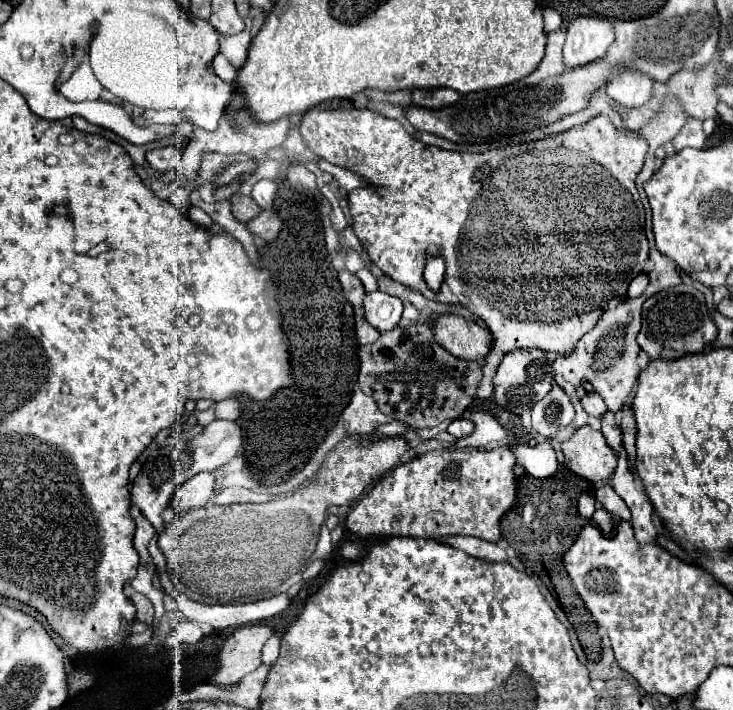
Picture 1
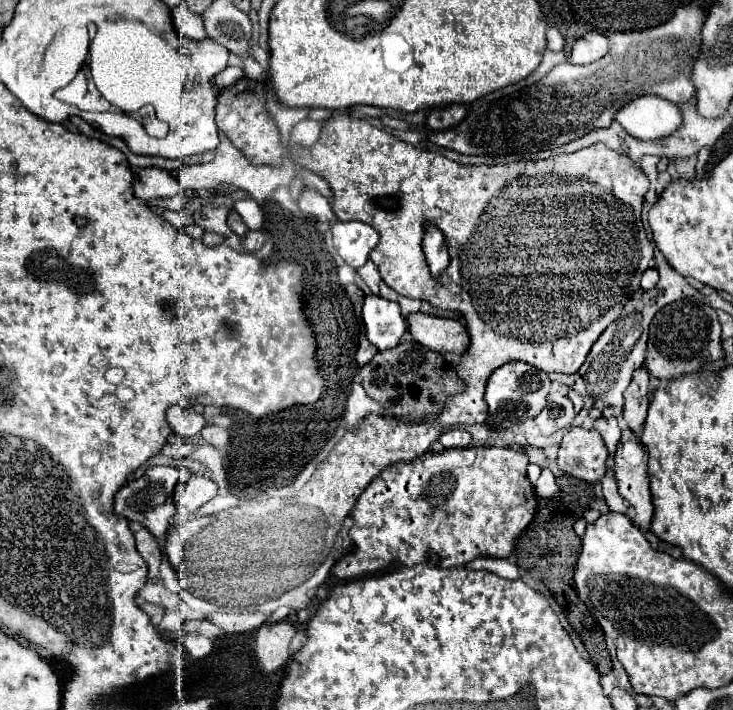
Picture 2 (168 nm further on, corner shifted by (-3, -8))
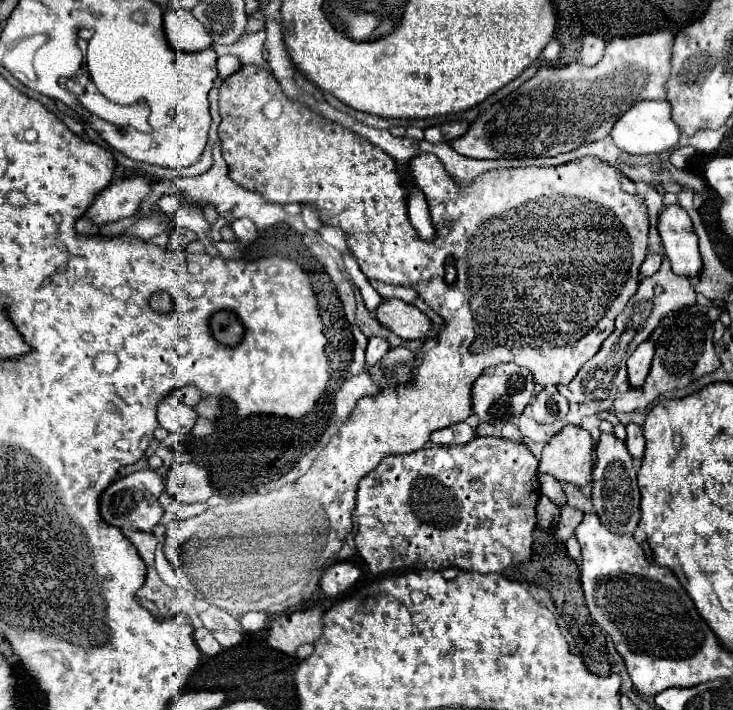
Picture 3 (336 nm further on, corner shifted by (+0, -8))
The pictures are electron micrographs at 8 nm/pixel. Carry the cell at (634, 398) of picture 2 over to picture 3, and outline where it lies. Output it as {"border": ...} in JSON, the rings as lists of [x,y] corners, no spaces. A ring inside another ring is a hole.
{"border":[[[644,341],[628,359],[628,381],[630,381],[632,389],[644,387],[644,381],[646,381],[648,371],[650,371],[652,355],[654,355],[654,343]]]}

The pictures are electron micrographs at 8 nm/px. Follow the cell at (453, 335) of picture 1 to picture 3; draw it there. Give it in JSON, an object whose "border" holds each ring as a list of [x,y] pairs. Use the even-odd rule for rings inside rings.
{"border":[[[388,299],[382,301],[382,305],[376,309],[376,317],[382,325],[386,325],[390,331],[394,331],[402,339],[422,339],[432,329],[432,321],[414,305],[408,305],[400,299]]]}

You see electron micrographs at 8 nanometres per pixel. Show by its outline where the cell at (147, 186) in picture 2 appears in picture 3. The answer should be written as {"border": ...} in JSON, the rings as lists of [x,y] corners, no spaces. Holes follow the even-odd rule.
{"border":[[[134,175],[130,179],[112,183],[108,189],[104,189],[94,205],[88,209],[88,217],[96,225],[118,221],[120,217],[132,217],[140,203],[152,193],[154,181],[146,175]]]}

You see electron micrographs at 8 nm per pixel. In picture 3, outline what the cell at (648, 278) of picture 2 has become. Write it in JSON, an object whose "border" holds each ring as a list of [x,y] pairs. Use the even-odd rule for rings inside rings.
{"border":[[[652,253],[652,255],[648,255],[646,261],[642,263],[642,267],[640,267],[640,277],[642,277],[642,279],[652,277],[658,269],[660,269],[660,253]]]}

